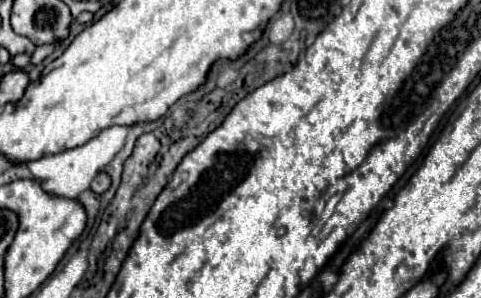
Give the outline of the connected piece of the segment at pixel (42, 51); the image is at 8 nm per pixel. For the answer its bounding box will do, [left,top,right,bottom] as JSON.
[31,39,61,63]

